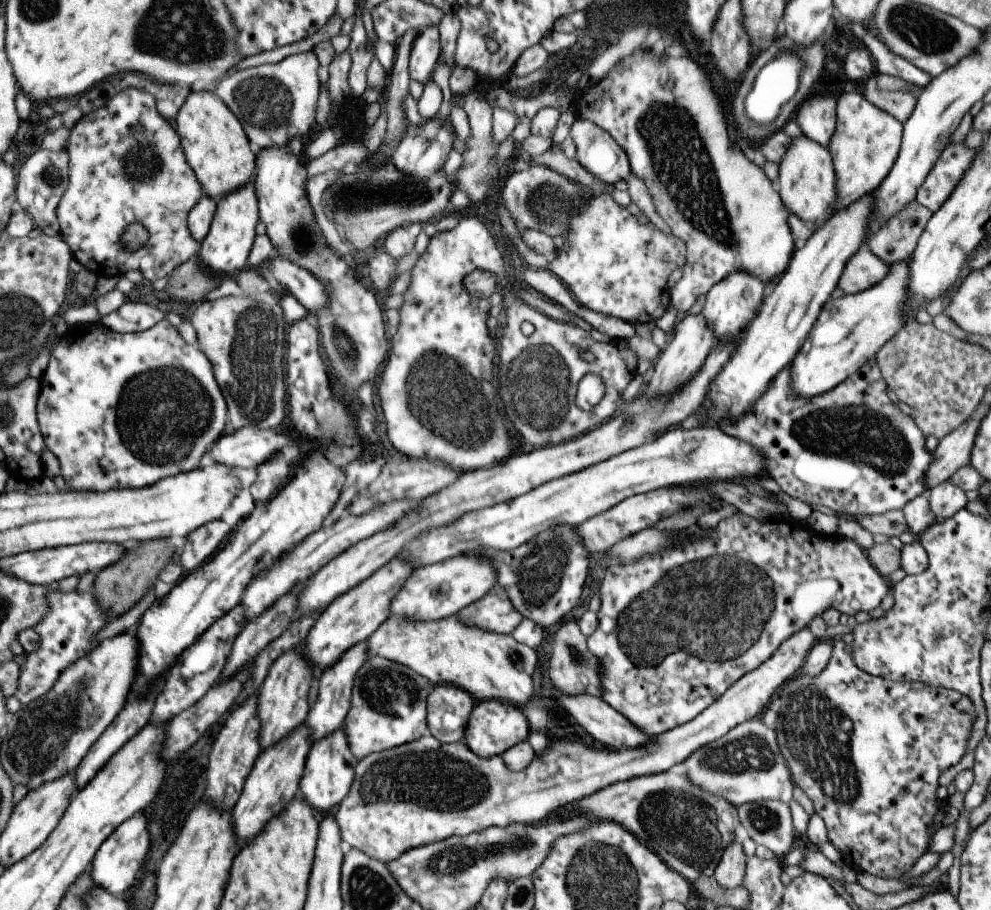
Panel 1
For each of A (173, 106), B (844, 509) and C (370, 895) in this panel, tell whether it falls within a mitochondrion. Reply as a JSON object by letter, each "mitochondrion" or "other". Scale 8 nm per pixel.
{"A":"other","B":"other","C":"mitochondrion"}

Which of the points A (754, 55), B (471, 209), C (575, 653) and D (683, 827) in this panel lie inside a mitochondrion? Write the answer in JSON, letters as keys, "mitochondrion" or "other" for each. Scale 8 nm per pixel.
{"A":"other","B":"other","C":"mitochondrion","D":"mitochondrion"}

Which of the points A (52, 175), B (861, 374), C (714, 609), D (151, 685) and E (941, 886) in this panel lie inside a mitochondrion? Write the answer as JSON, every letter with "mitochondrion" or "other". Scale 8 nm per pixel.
{"A":"mitochondrion","B":"other","C":"mitochondrion","D":"other","E":"other"}

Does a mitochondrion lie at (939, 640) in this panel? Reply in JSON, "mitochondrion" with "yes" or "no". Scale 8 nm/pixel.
{"mitochondrion":"yes"}

